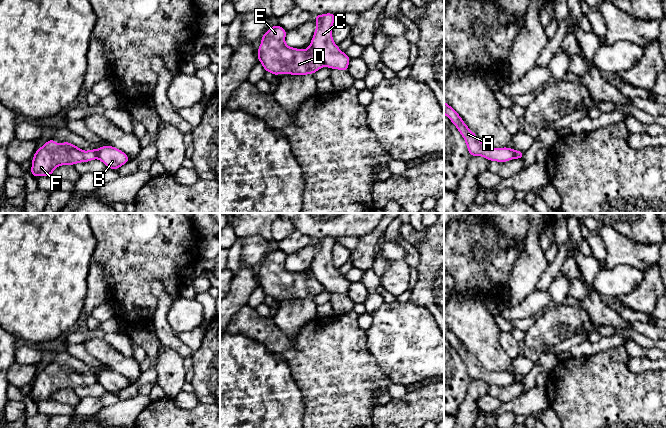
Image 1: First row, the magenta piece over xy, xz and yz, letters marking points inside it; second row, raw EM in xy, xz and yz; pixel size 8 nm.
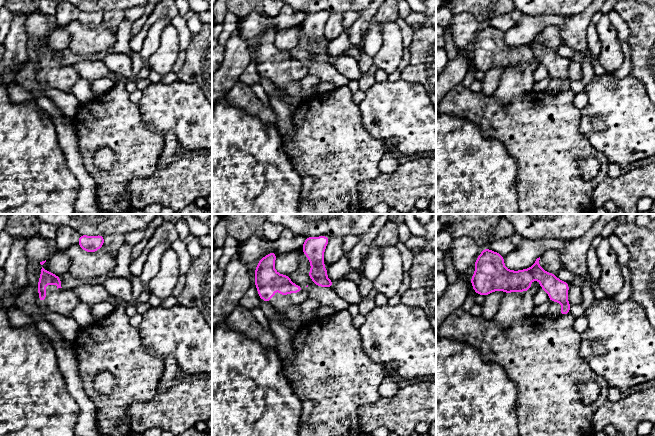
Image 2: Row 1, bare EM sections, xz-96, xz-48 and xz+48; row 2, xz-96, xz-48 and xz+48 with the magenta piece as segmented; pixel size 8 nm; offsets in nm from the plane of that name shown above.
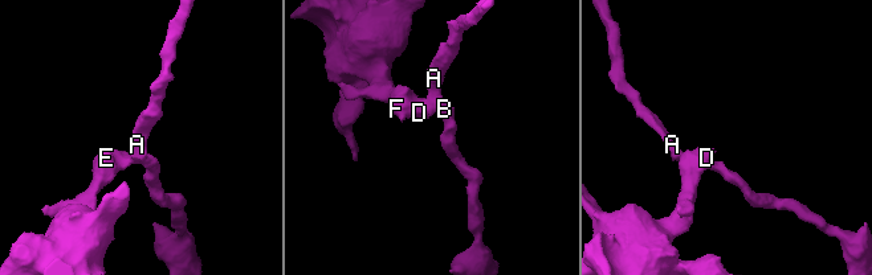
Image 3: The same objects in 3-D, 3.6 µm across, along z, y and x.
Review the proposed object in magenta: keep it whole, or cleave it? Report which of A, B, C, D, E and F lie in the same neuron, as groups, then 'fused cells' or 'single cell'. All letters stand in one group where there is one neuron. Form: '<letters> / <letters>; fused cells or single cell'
A B C / D E F; fused cells

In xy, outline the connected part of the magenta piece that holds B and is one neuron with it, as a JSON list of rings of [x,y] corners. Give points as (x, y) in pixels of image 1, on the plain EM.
[[[111,369],[101,370],[99,373],[96,373],[95,376],[97,382],[102,385],[107,392],[113,394],[117,394],[130,384],[123,375]]]

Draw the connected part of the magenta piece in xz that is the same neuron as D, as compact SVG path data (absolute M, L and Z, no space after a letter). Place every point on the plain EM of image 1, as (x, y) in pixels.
M274 249L261 261L257 278L265 295L273 299L307 299L324 290L310 270L306 275L289 271L285 267L286 257L284 252Z

